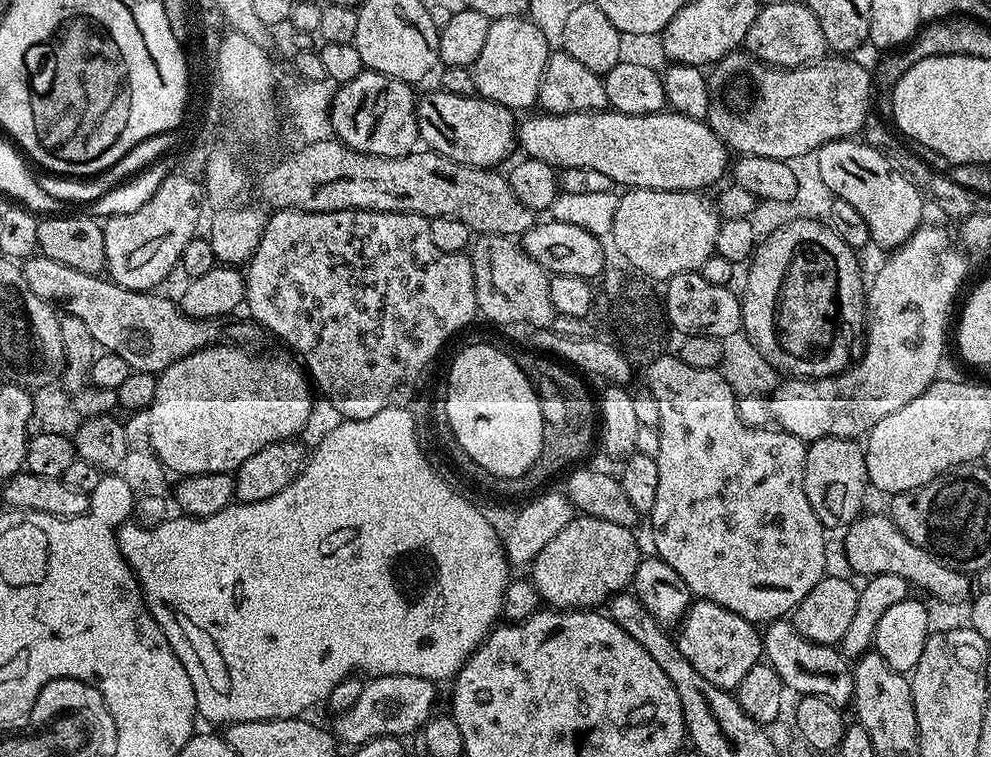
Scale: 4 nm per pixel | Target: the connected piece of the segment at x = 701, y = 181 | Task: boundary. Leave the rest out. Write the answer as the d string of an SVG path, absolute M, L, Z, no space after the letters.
M601 110L599 112L566 112L563 114L539 114L532 116L529 120L521 119L518 124L518 144L522 149L523 155L533 160L546 162L550 167L563 170L563 168L585 168L588 172L597 172L600 176L605 176L608 180L613 180L616 184L624 184L625 189L629 188L649 188L650 190L670 190L671 192L698 192L708 190L711 184L719 185L720 179L725 179L726 173L730 168L730 152L724 143L714 134L714 130L704 120L695 120L689 116L684 116L681 112L665 110L654 114L642 114L641 116L631 116L611 110Z

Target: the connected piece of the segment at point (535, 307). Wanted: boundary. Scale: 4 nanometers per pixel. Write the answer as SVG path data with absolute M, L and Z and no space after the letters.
M477 235L470 245L472 269L474 270L474 294L476 311L485 316L492 324L525 324L528 330L533 328L551 328L552 320L557 315L554 302L550 302L549 273L534 258L524 253L523 247L510 236Z

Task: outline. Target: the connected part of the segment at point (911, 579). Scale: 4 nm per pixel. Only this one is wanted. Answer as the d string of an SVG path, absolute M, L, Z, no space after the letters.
M861 515L860 519L848 525L843 536L844 556L848 559L849 566L858 575L864 576L863 578L898 574L898 578L902 578L913 589L921 588L936 600L969 599L969 577L958 569L950 567L943 560L939 560L934 554L922 550L922 546L914 546L914 542L910 542L906 534L898 530L891 515Z

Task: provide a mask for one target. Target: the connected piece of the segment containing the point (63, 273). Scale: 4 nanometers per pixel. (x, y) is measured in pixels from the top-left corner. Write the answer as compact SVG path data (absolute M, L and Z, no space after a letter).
M39 254L23 263L22 278L27 291L60 307L67 315L80 318L89 327L97 347L118 354L135 372L162 373L174 362L223 340L251 345L251 323L232 324L224 332L220 320L189 317L175 301L161 293L132 291L107 277L88 275Z

